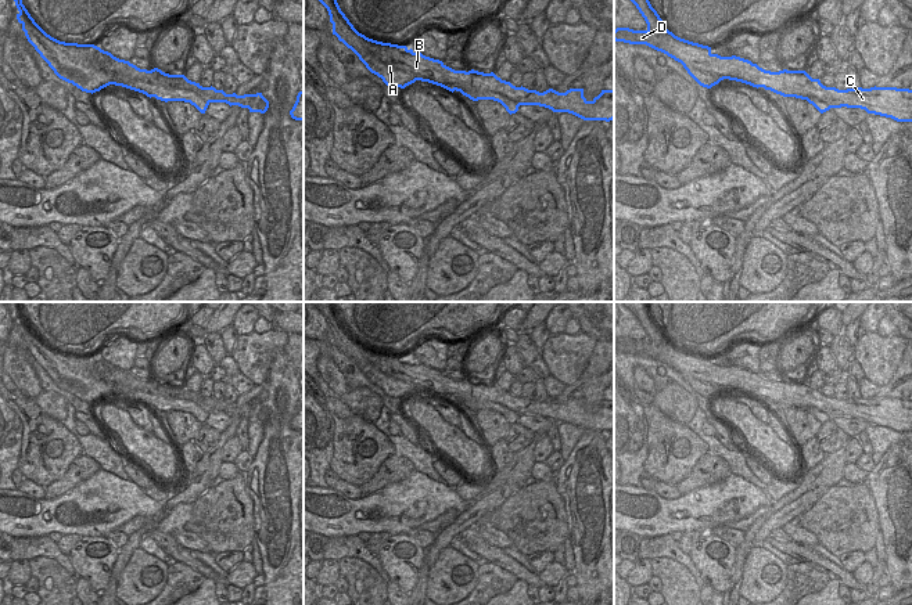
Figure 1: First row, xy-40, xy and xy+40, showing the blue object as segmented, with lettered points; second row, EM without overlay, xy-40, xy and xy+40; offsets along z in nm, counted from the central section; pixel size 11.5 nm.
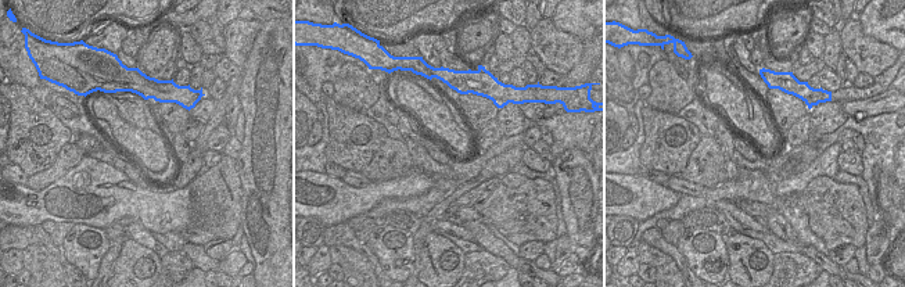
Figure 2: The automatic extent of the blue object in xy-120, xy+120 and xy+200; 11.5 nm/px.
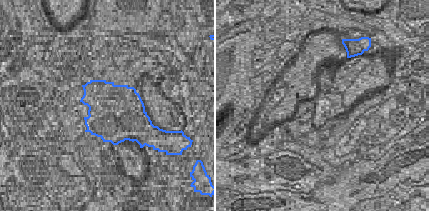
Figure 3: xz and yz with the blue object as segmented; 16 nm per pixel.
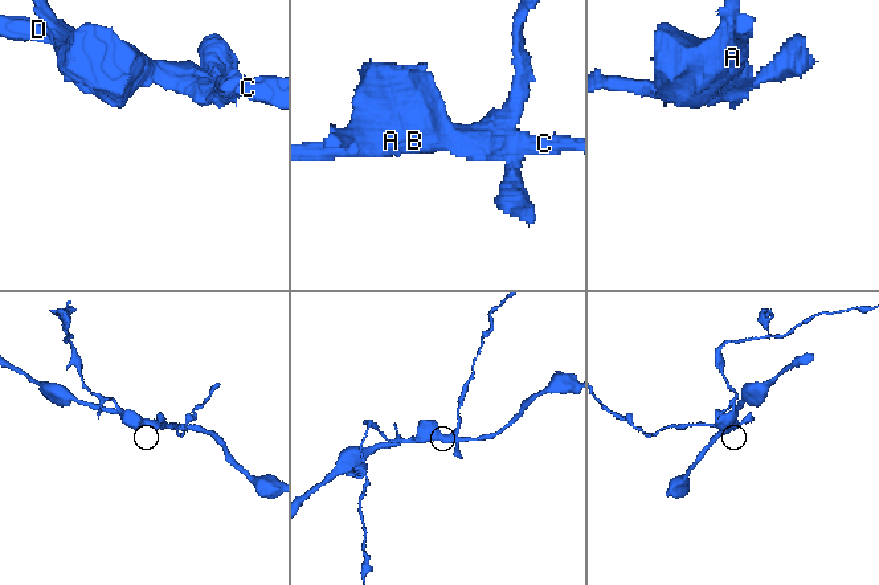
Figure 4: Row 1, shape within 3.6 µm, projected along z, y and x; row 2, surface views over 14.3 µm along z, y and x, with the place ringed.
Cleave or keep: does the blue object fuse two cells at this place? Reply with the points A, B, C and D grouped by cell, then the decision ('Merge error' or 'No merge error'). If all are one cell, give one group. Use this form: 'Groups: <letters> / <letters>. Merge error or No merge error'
Groups: A / B C D. Merge error

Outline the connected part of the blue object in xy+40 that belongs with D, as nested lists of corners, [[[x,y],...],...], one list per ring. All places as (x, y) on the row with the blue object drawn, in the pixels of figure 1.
[[[617,28],[614,30],[614,40],[624,42],[629,44],[646,44],[657,51],[667,54],[682,65],[693,66],[703,72],[717,73],[722,80],[729,79],[735,80],[736,75],[746,78],[747,83],[753,76],[760,78],[761,86],[765,90],[771,90],[783,97],[796,97],[801,100],[808,100],[816,97],[818,100],[830,105],[830,108],[861,108],[868,114],[875,114],[886,118],[891,118],[897,122],[912,122],[912,90],[909,89],[897,89],[897,87],[870,87],[870,89],[847,89],[839,90],[836,87],[826,87],[821,83],[819,79],[812,79],[805,71],[779,71],[771,72],[760,68],[757,64],[753,64],[748,60],[732,55],[721,57],[711,53],[711,47],[693,43],[685,39],[675,36],[668,29],[664,33],[654,33],[650,30],[633,30],[629,28]]]

